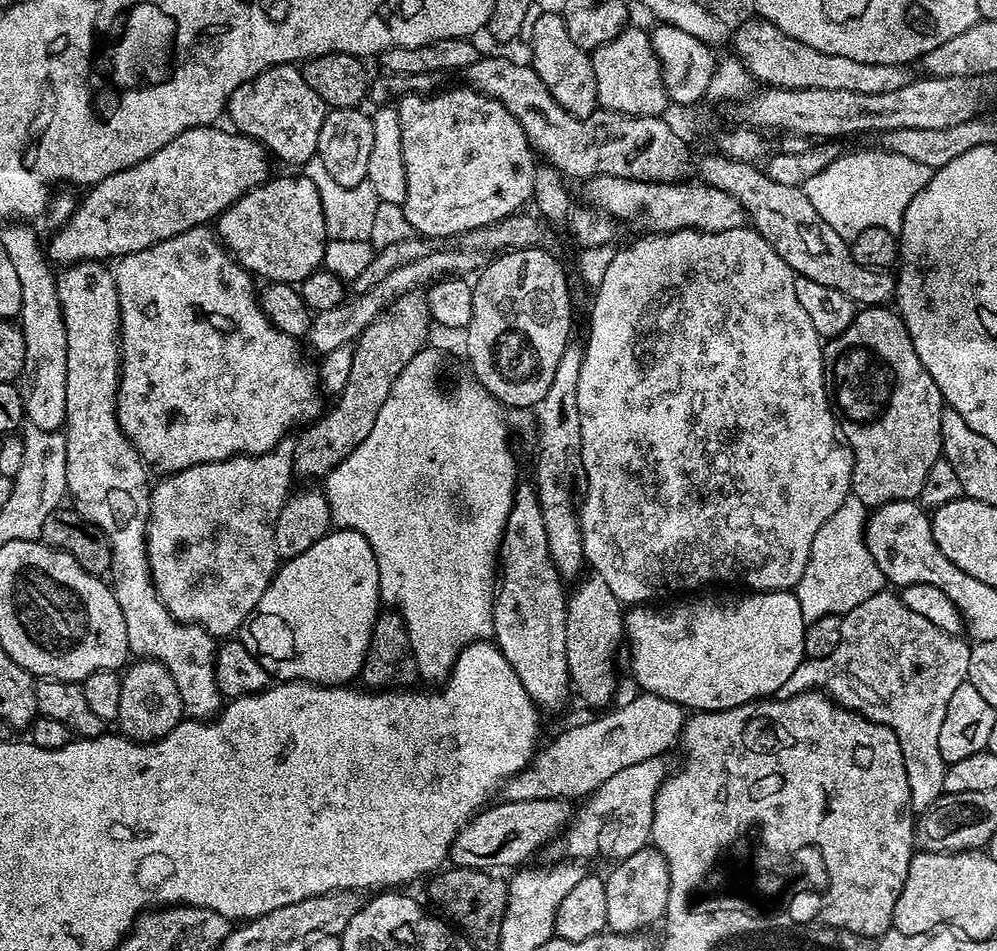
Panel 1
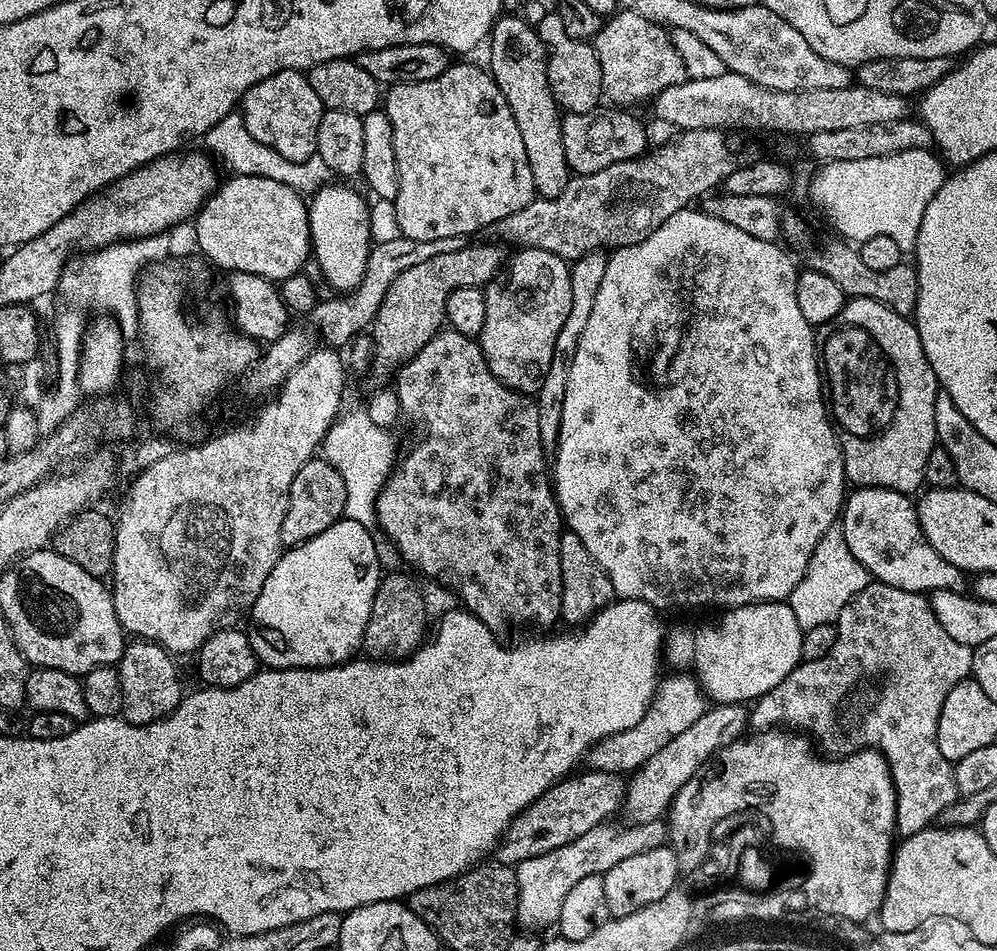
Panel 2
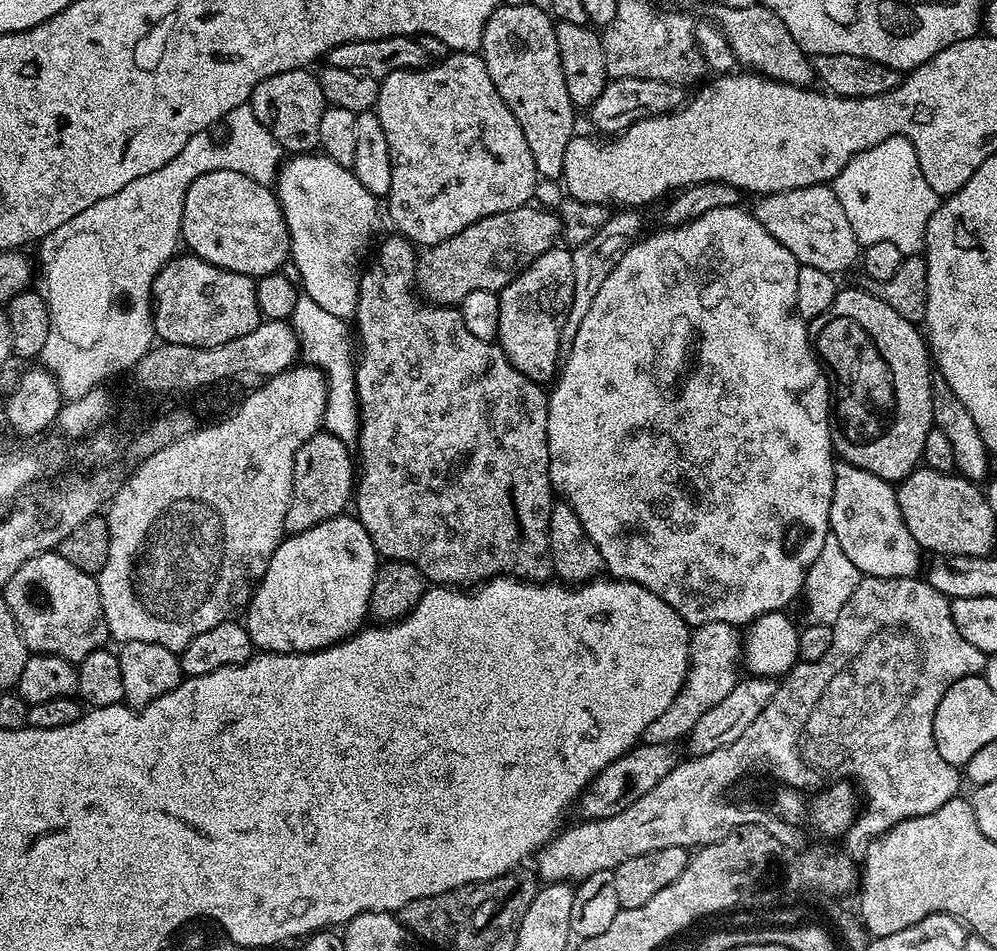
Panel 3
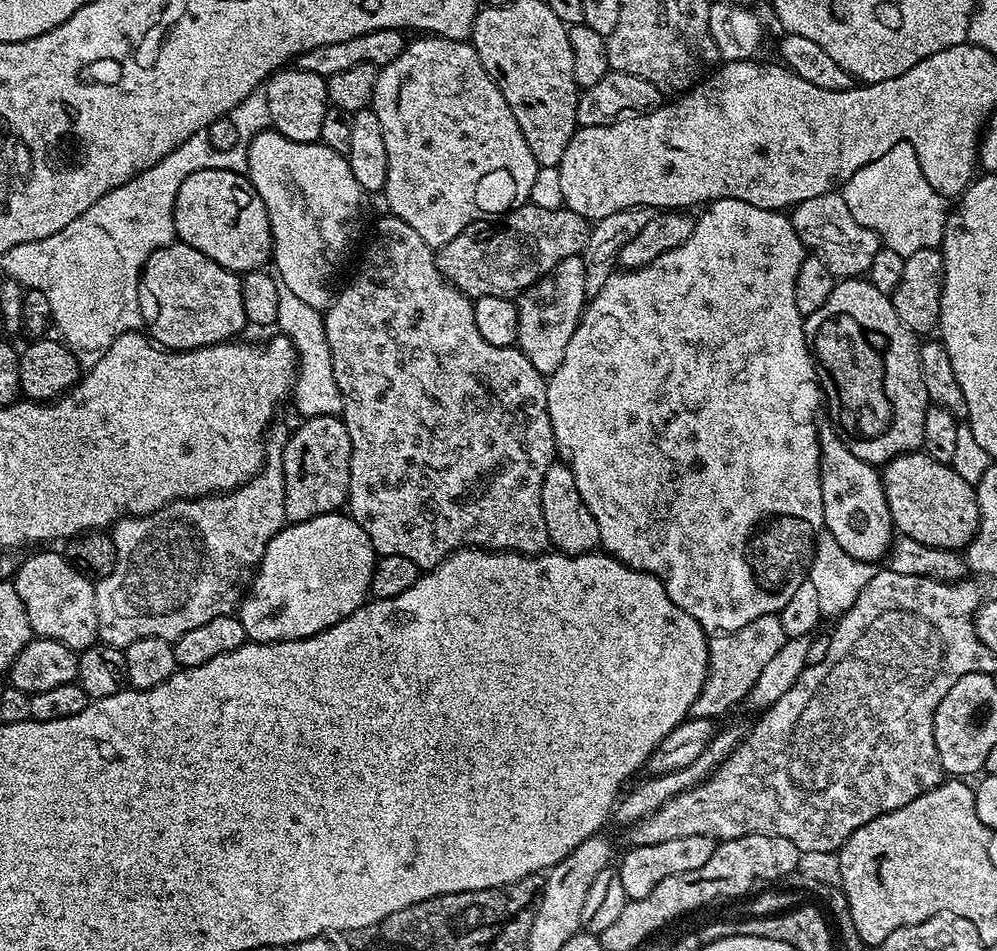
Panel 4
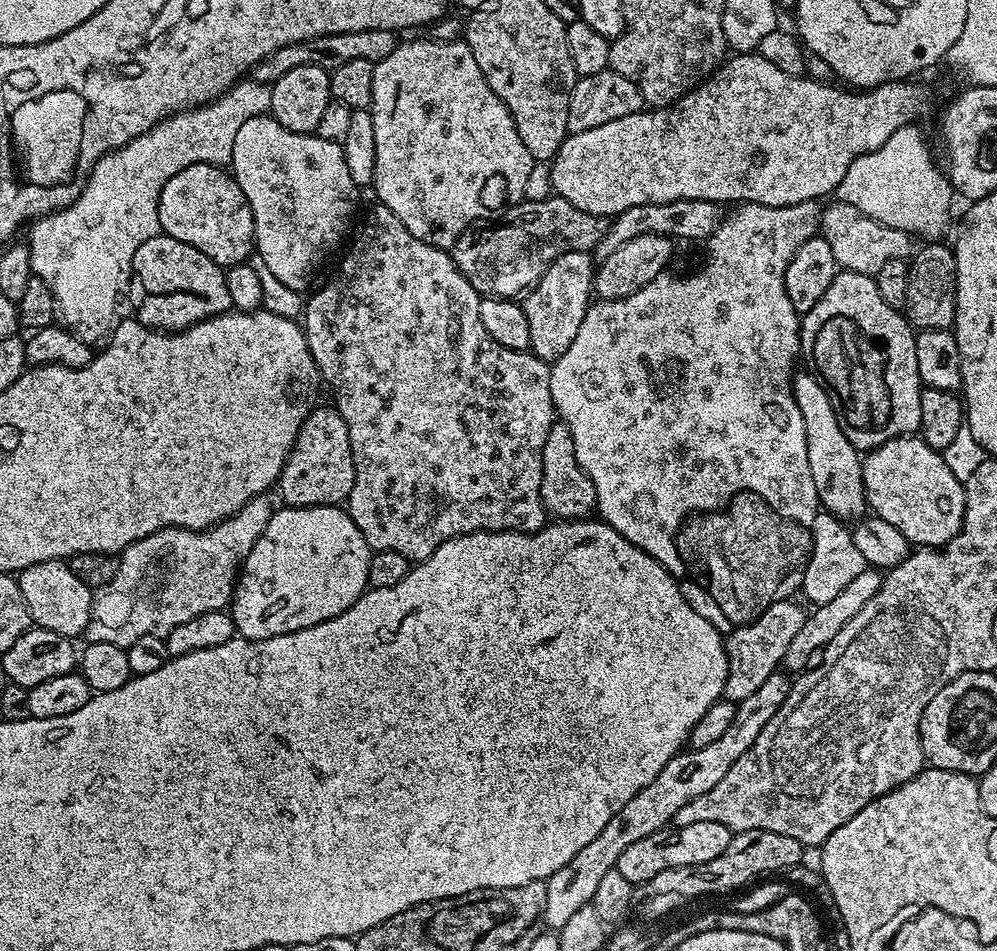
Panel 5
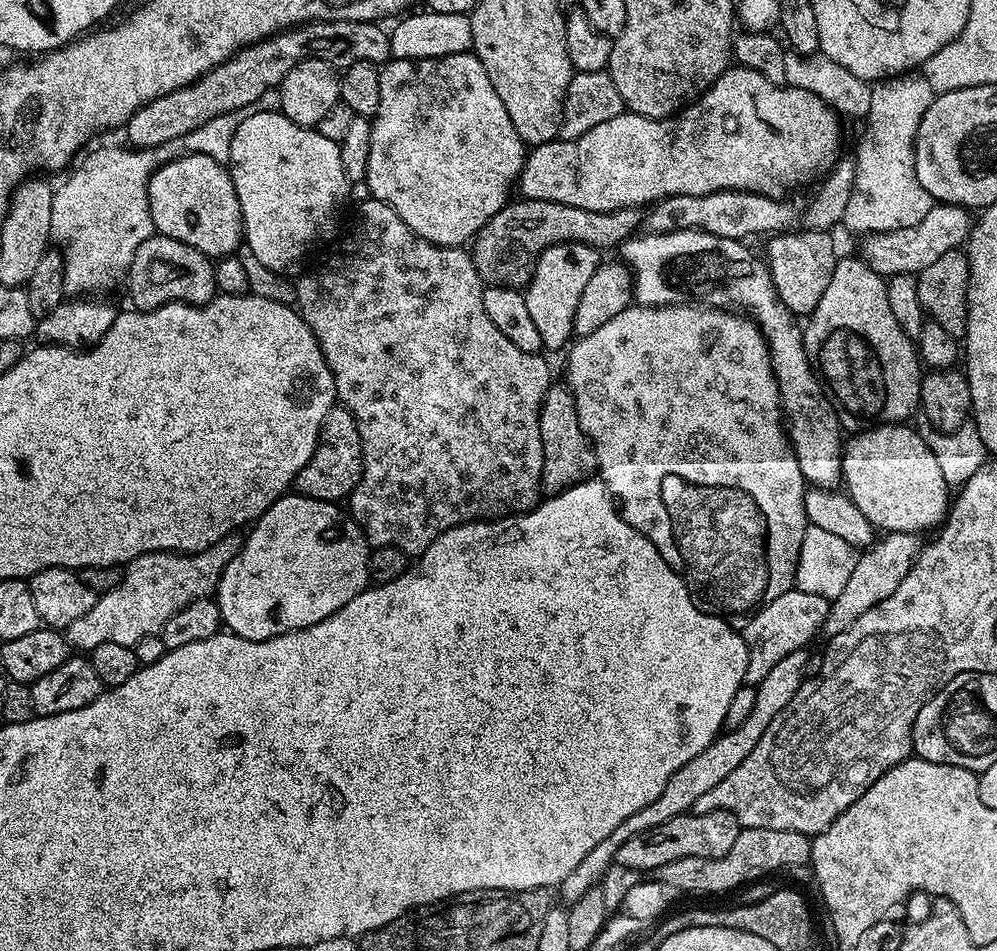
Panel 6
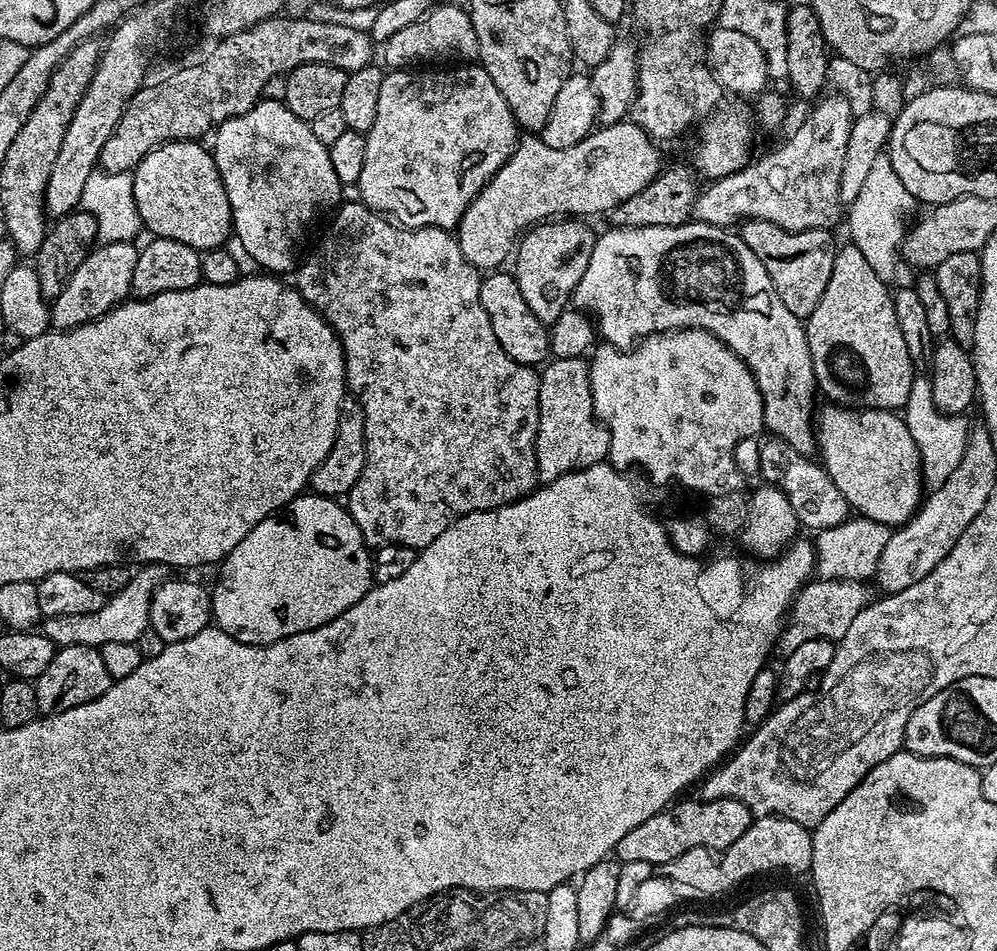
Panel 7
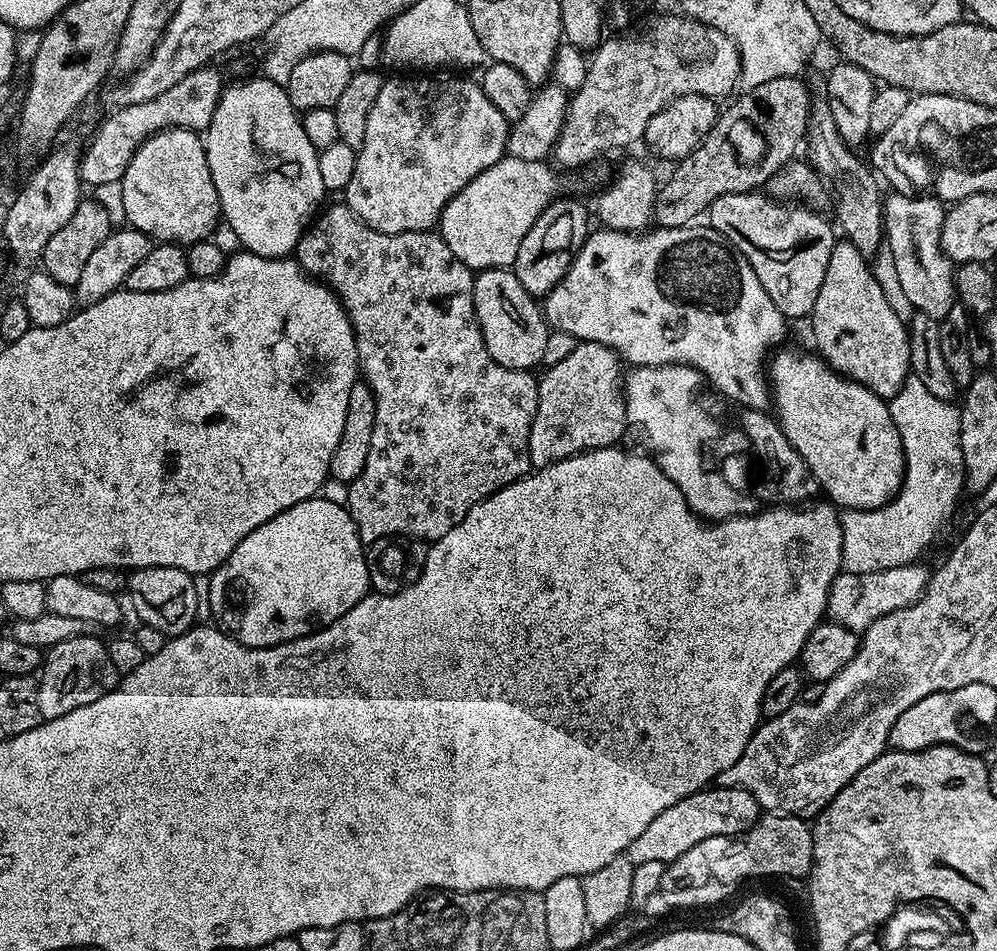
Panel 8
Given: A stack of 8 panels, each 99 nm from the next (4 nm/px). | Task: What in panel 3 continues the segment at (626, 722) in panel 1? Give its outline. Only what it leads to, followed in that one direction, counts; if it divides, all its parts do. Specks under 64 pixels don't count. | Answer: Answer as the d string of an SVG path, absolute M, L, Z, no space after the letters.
M710 622L701 624L688 637L690 646L690 658L688 659L688 673L684 679L684 685L679 694L670 702L670 706L665 712L648 727L646 740L649 744L676 744L683 741L689 732L694 730L694 722L706 714L706 710L711 710L713 706L718 706L730 690L734 690L736 681L742 676L742 636L733 625L726 622Z

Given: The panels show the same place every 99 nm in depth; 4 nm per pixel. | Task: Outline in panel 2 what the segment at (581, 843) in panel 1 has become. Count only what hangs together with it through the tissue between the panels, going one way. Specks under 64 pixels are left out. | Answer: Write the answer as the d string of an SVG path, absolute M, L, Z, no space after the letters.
M716 704L705 707L702 718L682 730L667 746L662 746L654 758L647 760L641 768L631 773L624 790L622 812L629 821L654 820L661 817L672 806L672 800L690 778L701 771L708 759L715 757L720 749L739 741L745 735L744 727L750 724L750 712L743 704Z

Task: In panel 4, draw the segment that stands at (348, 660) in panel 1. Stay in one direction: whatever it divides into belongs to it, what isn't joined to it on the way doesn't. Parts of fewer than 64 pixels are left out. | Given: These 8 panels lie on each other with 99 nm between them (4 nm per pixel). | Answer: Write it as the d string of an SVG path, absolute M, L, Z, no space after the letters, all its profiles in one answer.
M331 512L281 528L278 534L274 534L270 546L266 546L266 554L255 569L244 599L240 601L238 615L245 637L262 644L273 644L276 640L301 640L342 622L369 599L372 571L376 569L377 559L370 538L366 538L366 530L362 530L362 526L347 514Z

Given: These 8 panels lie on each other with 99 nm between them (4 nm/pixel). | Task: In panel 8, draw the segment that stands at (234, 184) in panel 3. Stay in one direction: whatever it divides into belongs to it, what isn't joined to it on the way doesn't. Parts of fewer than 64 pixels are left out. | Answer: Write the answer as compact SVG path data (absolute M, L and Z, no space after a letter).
M167 128L142 142L126 166L120 189L125 221L156 242L189 246L209 239L222 220L203 139L185 128Z

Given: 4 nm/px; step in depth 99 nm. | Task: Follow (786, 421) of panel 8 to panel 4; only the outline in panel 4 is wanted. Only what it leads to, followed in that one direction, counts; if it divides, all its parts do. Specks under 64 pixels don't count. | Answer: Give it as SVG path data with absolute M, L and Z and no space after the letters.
M917 450L896 456L890 463L883 465L882 479L884 493L890 510L892 527L899 535L914 538L914 542L922 542L935 548L967 549L968 543L976 536L980 525L980 511L976 505L976 490L966 482L966 478L958 478L958 474L950 464L934 462L924 451Z

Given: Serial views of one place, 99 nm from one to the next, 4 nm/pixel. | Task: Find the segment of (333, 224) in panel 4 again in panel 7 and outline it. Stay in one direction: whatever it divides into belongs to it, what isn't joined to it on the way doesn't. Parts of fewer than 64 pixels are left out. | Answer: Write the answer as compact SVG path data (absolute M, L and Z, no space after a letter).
M261 99L260 103L254 105L249 112L242 114L238 118L230 118L226 122L222 122L219 128L215 129L216 145L211 145L210 151L212 157L216 159L218 166L218 174L222 178L222 182L226 186L226 198L230 198L230 206L232 207L232 231L238 237L242 238L242 246L246 246L246 250L250 253L250 258L254 258L254 262L265 273L268 274L284 274L280 272L291 273L297 267L298 256L296 260L296 243L300 240L300 235L308 228L308 223L315 218L316 212L320 212L323 208L329 210L335 209L341 203L342 185L338 182L338 174L334 174L334 166L330 166L330 154L328 148L322 146L322 142L318 142L318 138L314 138L314 130L309 121L298 118L294 114L290 114L290 110L283 103Z

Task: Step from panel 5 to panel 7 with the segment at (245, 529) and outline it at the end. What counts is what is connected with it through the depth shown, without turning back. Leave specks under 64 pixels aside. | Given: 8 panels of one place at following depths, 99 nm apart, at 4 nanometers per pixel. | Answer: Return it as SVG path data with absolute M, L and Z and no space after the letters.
M141 567L129 575L128 585L122 590L118 590L118 594L107 597L103 606L94 614L66 614L65 616L47 617L42 624L44 636L50 638L50 642L54 642L57 648L65 648L66 646L90 646L91 648L100 649L106 642L130 642L131 644L135 644L139 635L150 628L148 611L150 610L152 595L165 578L166 572L163 567Z

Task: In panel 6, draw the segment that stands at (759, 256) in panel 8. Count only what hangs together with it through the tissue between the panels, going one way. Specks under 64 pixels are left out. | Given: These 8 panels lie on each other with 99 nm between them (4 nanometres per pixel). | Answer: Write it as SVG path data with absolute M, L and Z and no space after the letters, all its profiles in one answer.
M789 230L783 234L773 235L769 239L772 241L768 244L766 263L780 301L787 306L793 316L807 318L812 315L812 311L822 299L822 293L826 291L830 274L834 274L838 253L828 232L796 231Z

